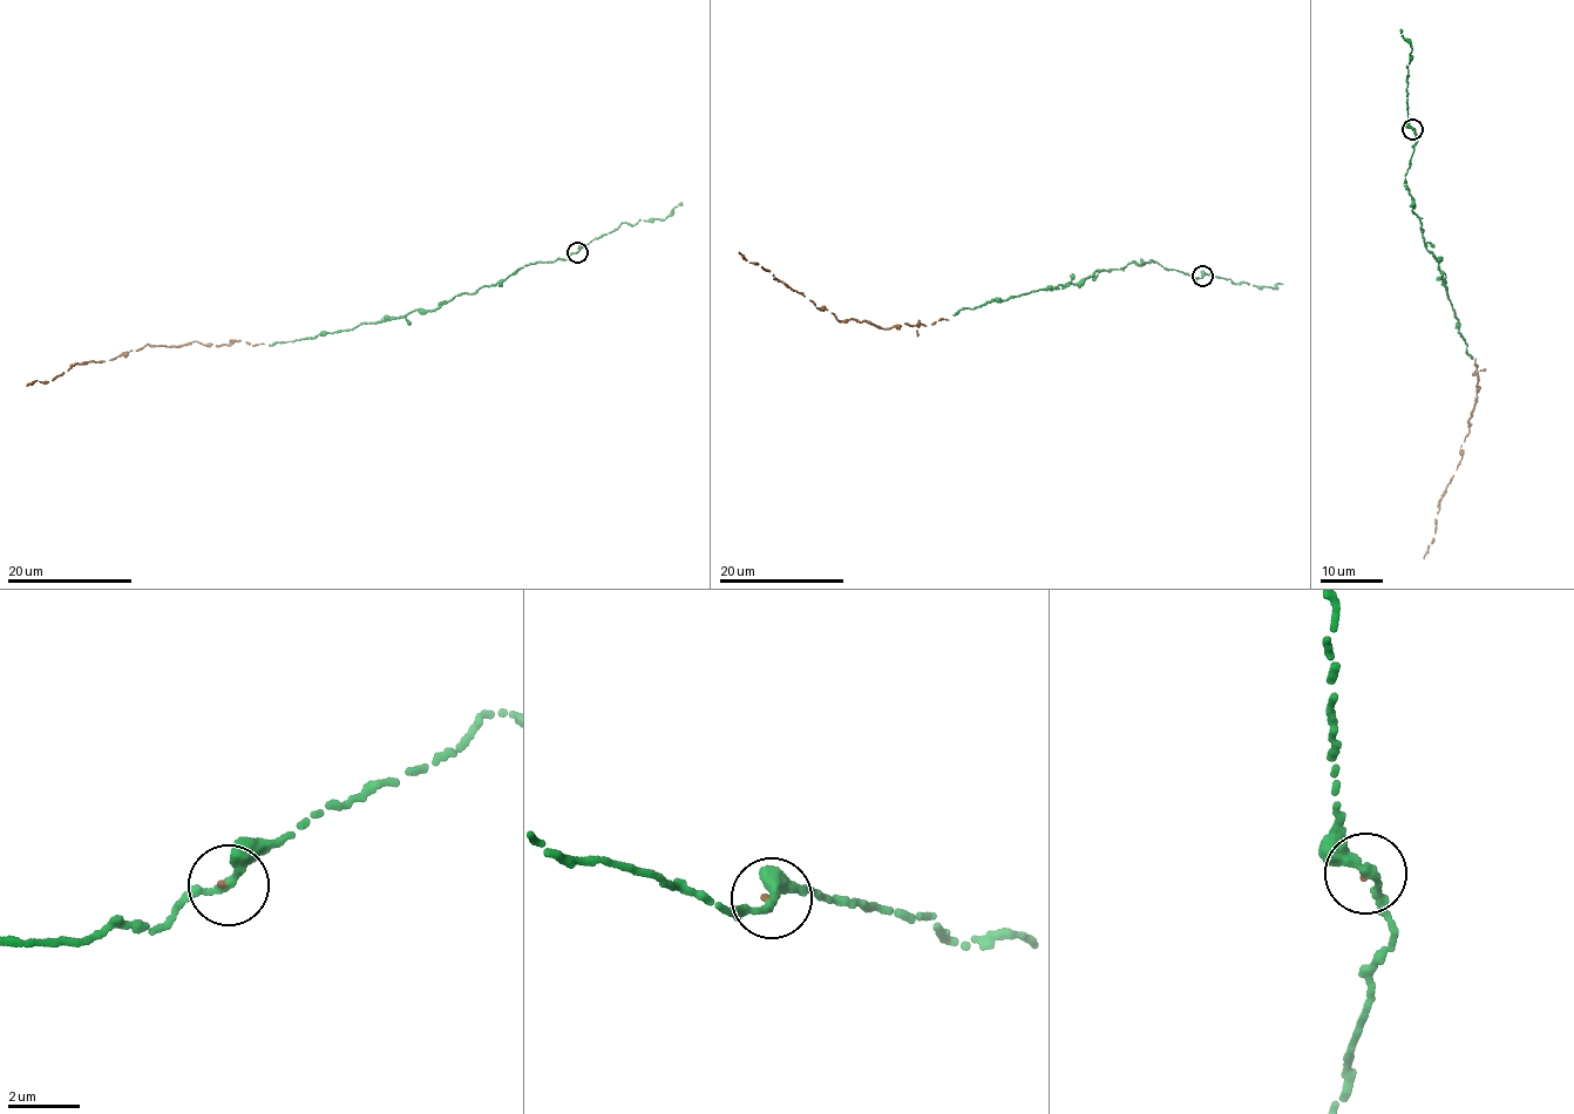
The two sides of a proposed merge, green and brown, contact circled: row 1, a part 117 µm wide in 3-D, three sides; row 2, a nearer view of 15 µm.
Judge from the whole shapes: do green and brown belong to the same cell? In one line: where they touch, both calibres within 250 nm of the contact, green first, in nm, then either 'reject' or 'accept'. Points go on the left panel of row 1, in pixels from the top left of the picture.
at (577, 252); 260 nm thick on the green side, 70 nm on the other; accept

